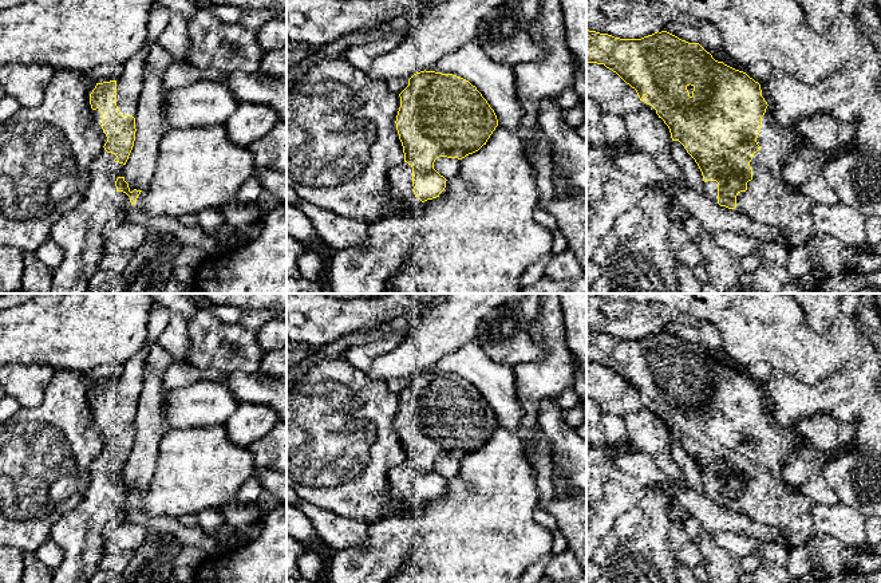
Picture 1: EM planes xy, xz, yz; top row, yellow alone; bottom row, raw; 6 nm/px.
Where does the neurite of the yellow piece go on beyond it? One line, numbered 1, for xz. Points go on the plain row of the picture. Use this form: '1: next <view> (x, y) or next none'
1: next xz (399, 477)

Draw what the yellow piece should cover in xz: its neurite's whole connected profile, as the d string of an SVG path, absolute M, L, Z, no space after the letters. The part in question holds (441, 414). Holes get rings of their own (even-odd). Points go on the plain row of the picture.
M426 370L416 373L399 397L400 407L395 424L404 462L387 473L396 512L407 505L439 497L447 480L434 469L435 460L439 457L462 460L478 452L498 426L494 410L477 387L453 374Z

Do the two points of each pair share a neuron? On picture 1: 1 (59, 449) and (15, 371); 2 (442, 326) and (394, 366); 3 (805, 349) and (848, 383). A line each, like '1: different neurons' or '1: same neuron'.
1: different neurons
2: same neuron
3: different neurons

